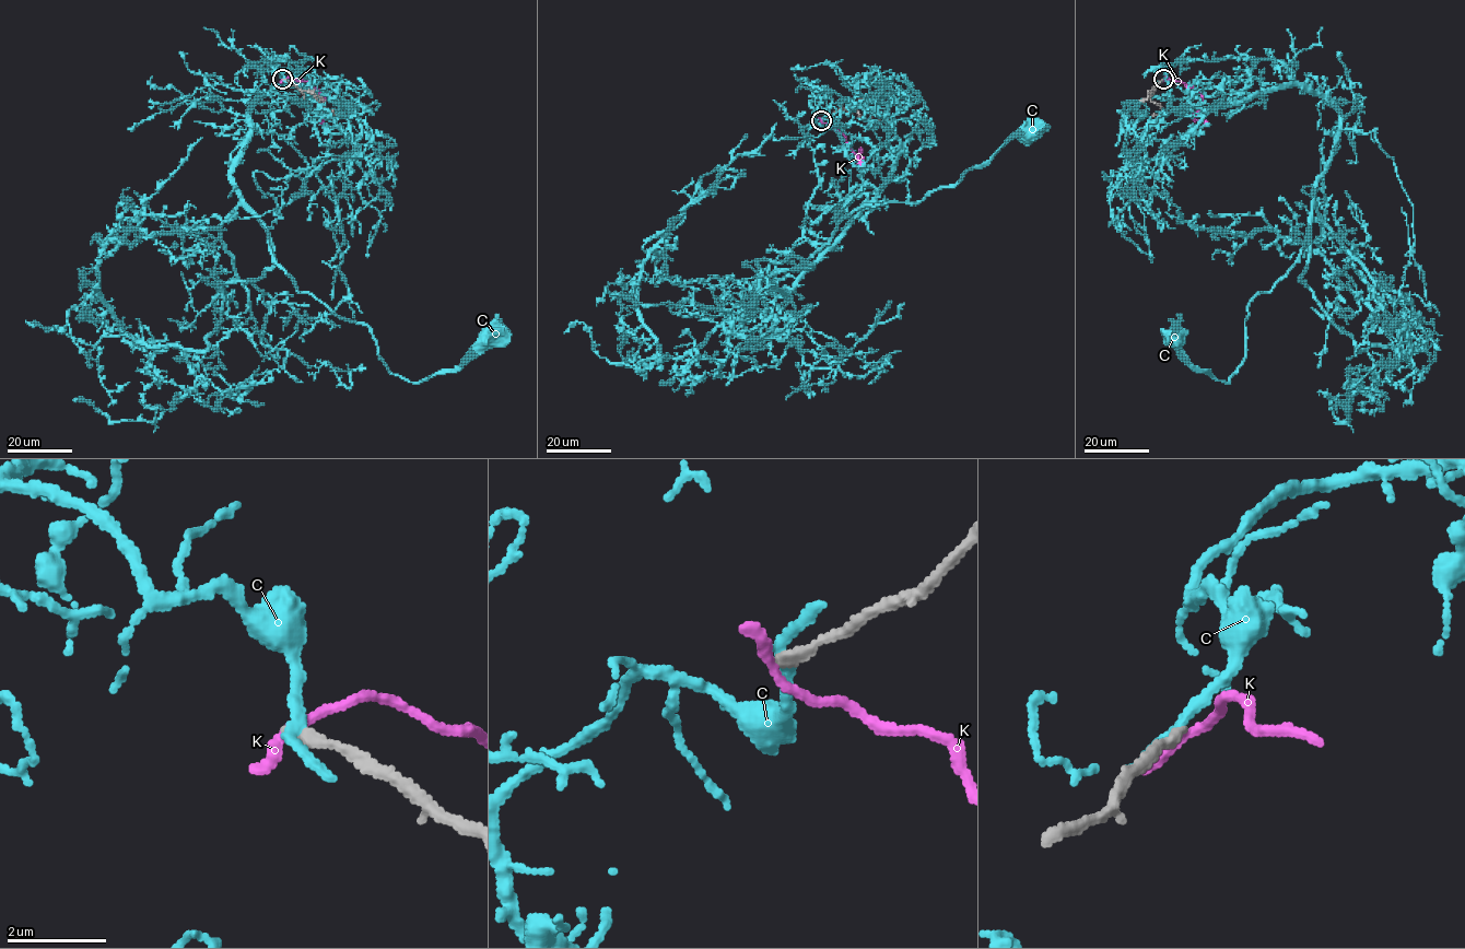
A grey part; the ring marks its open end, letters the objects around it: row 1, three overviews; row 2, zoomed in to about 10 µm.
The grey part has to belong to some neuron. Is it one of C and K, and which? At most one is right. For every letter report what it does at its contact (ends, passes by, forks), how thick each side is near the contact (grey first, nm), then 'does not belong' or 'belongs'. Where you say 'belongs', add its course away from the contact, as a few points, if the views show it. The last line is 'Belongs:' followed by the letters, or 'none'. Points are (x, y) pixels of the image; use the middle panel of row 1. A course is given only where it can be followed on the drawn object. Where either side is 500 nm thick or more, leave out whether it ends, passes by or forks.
C: it passes by | 240/200 nm | does not belong
K: it ends | 240/240 nm | does not belong
Belongs: none

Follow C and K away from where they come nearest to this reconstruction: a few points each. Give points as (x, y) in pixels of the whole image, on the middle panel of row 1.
C: (822, 120), (804, 130), (820, 254), (786, 296), (770, 277), (842, 219), (918, 202), (1027, 133)
K: (821, 120), (844, 136), (847, 147), (859, 159), (859, 151), (860, 165)

